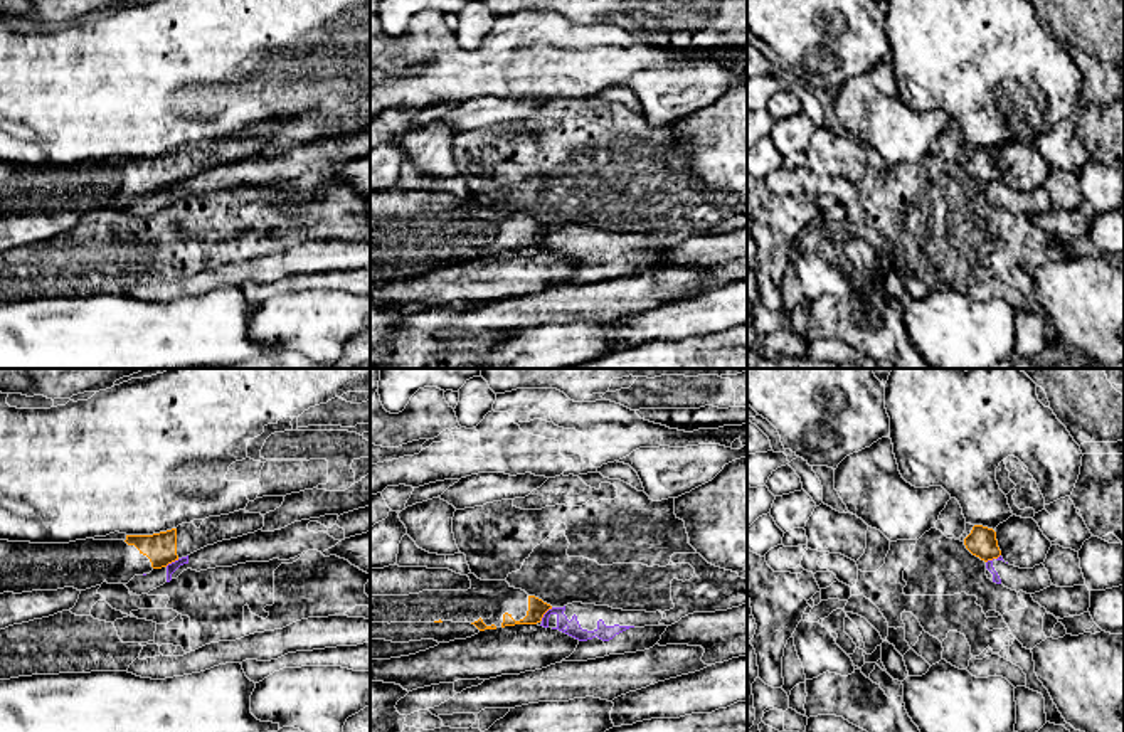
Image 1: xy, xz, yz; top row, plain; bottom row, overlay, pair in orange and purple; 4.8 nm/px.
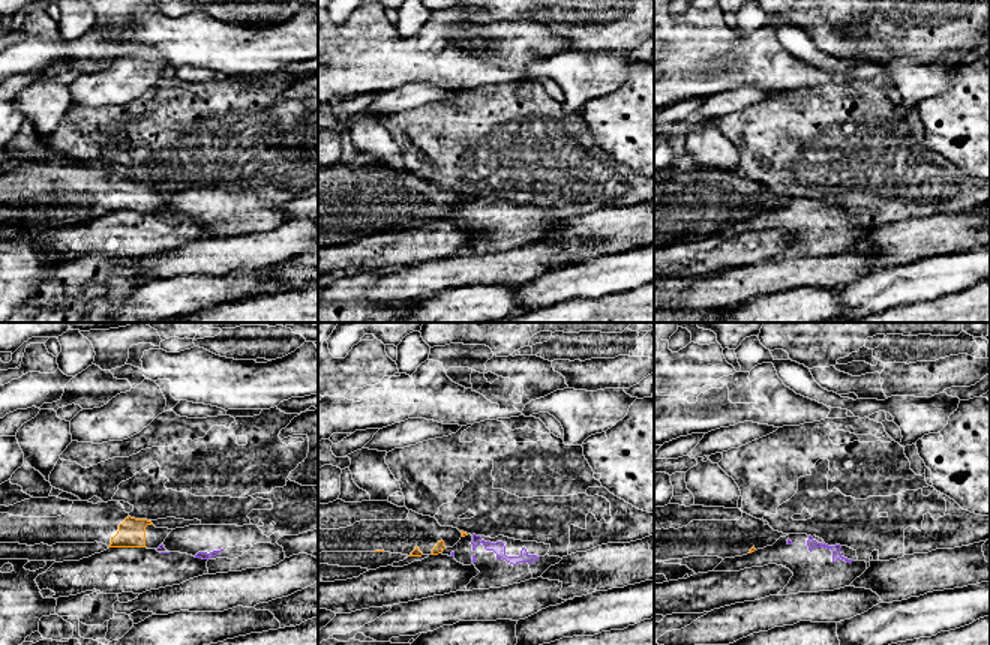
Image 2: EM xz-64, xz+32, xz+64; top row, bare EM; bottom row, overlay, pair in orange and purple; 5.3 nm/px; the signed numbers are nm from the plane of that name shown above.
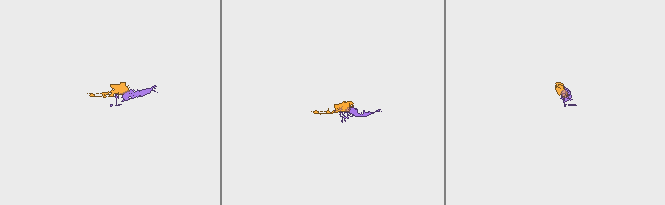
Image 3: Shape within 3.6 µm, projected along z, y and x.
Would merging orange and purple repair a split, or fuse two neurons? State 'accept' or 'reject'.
reject

